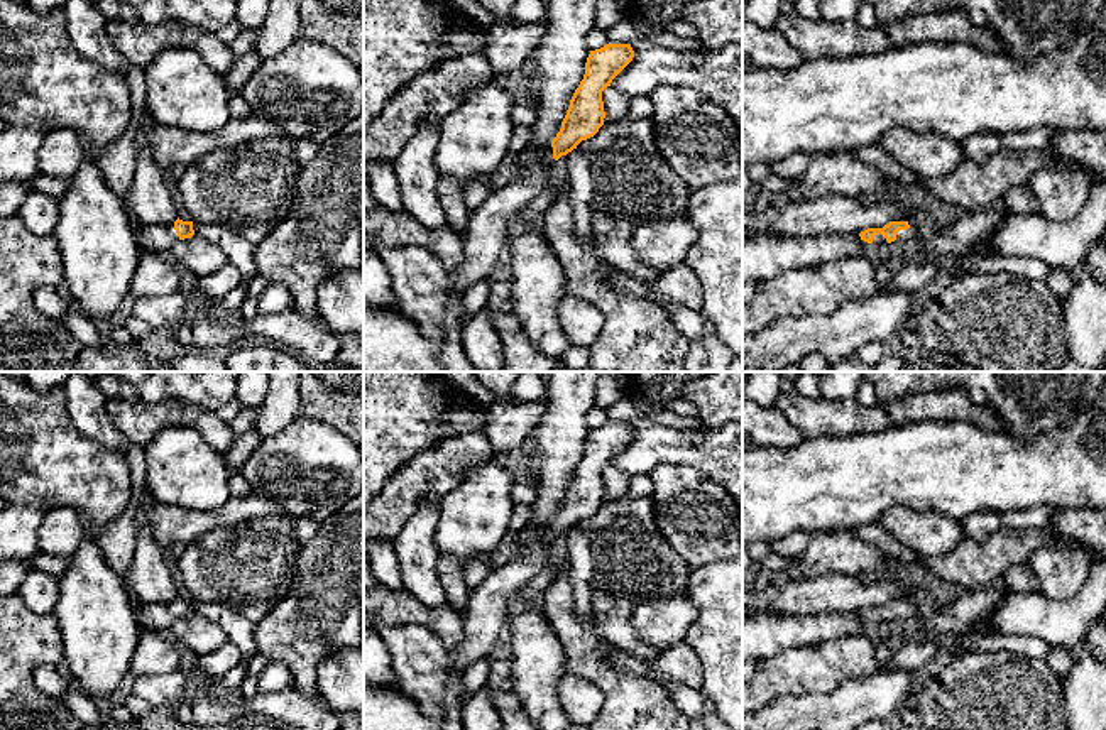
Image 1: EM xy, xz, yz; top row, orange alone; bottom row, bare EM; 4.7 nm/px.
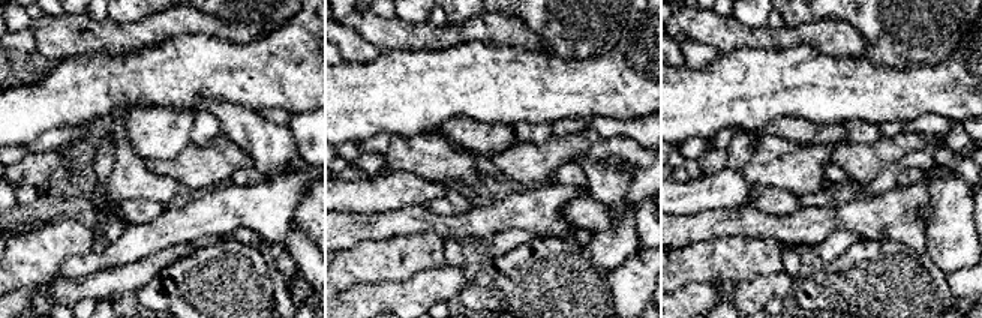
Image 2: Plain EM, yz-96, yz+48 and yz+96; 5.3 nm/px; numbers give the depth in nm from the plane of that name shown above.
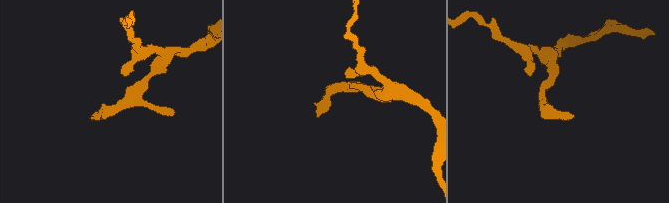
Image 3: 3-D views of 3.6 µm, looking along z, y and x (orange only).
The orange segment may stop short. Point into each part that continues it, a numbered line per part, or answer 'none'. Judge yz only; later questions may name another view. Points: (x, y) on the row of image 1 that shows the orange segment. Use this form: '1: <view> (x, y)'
1: yz (914, 232)

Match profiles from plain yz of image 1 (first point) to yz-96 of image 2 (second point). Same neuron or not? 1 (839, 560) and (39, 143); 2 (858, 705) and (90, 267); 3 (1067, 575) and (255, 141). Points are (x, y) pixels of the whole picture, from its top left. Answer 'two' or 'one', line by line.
1: two
2: two
3: one

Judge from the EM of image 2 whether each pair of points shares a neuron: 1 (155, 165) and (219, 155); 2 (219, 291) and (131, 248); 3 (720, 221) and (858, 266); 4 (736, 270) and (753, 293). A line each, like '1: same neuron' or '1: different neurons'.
1: same neuron
2: different neurons
3: different neurons
4: different neurons

